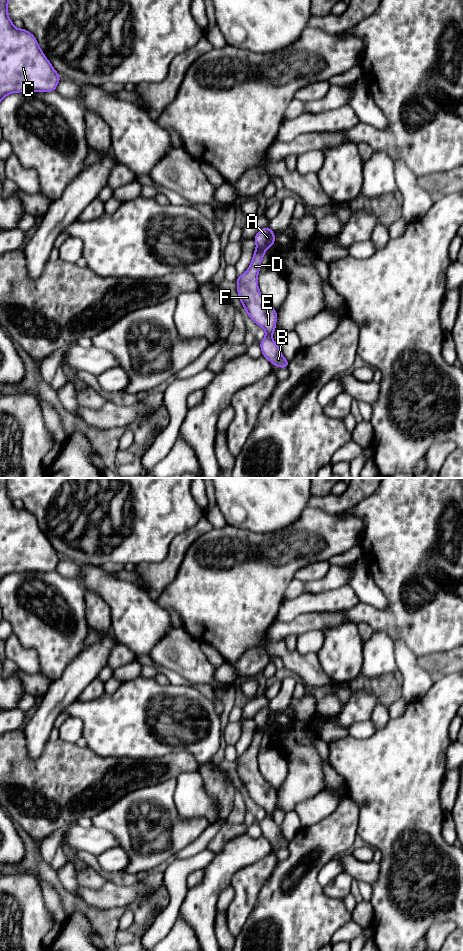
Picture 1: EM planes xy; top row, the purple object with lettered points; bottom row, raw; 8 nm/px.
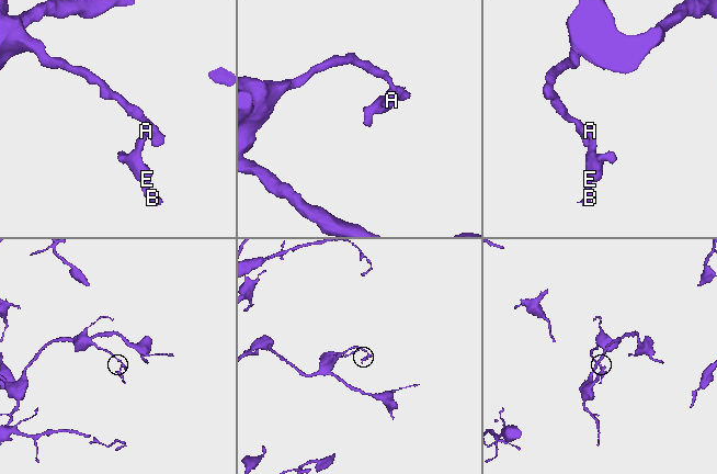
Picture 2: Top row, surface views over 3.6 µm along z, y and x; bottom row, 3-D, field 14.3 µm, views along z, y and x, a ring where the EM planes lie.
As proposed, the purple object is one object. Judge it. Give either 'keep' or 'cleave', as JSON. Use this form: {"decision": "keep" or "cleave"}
{"decision": "cleave"}

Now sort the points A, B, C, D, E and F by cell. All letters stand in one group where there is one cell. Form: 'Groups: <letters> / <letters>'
Groups: A C / B D E F

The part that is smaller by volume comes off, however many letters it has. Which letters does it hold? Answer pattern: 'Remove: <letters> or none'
Remove: B, D, E, F

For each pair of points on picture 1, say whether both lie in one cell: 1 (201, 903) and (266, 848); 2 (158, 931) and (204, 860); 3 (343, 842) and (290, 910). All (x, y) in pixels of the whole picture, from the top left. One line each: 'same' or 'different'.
1: same
2: same
3: same

